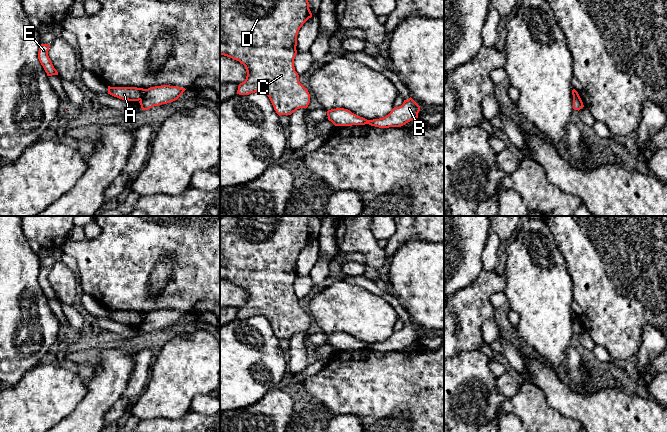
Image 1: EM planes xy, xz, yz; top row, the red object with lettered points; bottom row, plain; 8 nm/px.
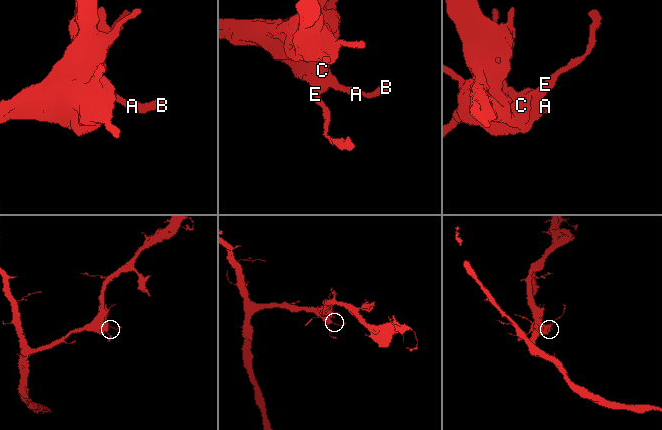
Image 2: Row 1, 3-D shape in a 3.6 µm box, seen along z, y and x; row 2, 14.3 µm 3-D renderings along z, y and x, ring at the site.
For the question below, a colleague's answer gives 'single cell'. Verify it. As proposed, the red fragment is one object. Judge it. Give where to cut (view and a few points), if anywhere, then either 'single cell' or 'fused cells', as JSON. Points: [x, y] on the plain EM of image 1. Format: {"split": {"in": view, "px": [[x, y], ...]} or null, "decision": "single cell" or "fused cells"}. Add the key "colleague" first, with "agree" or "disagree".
{"colleague": "disagree", "split": {"in": "xy", "px": [[145, 313], [144, 318], [139, 323]]}, "decision": "fused cells"}

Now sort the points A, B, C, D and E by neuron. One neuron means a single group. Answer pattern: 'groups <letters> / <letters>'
groups A C D E / B

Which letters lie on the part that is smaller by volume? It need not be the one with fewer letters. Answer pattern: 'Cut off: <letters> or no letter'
Cut off: B

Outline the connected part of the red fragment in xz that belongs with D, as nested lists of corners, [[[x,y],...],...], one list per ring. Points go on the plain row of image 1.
[[[220,216],[220,279],[230,281],[243,288],[247,295],[244,306],[238,310],[237,318],[249,319],[257,315],[265,317],[276,337],[291,339],[297,333],[307,332],[310,318],[300,306],[295,295],[297,259],[303,248],[312,241],[309,219],[312,216]]]

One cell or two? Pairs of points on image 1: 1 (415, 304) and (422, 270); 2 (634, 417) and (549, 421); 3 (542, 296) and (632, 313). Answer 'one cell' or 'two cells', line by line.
1: one cell
2: two cells
3: two cells

